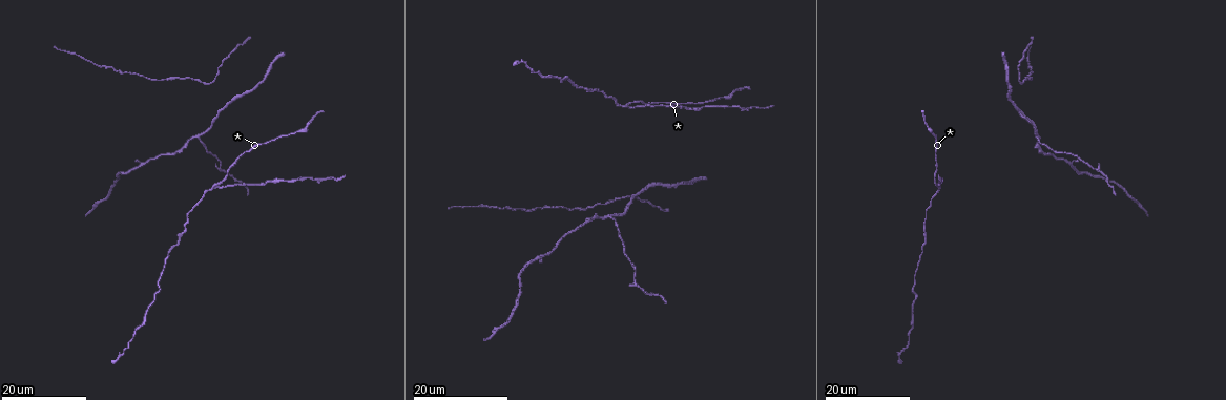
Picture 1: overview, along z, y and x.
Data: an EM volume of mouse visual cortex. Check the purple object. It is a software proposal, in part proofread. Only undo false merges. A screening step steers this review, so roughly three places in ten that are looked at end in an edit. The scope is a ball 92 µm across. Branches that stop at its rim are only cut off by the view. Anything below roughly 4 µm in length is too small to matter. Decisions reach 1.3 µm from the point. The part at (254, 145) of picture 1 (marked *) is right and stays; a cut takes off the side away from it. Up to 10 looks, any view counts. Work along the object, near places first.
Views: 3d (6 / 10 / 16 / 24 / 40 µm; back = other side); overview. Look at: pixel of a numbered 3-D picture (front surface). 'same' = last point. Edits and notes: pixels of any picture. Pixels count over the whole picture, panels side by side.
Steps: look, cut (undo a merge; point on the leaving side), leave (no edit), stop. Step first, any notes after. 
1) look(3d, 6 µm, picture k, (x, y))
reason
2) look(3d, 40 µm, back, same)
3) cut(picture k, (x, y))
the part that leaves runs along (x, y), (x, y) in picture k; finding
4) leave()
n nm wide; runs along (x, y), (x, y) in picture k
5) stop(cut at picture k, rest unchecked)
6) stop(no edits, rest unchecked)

look(3d, 16 µm, picture 1, (683, 102))
a narrow waist

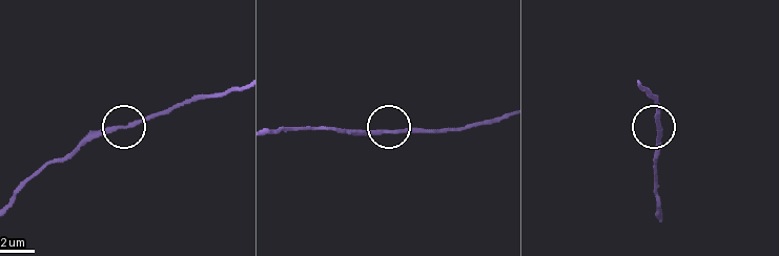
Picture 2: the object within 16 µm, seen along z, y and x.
look(3d, 6 µm, picture 2, (657, 126))

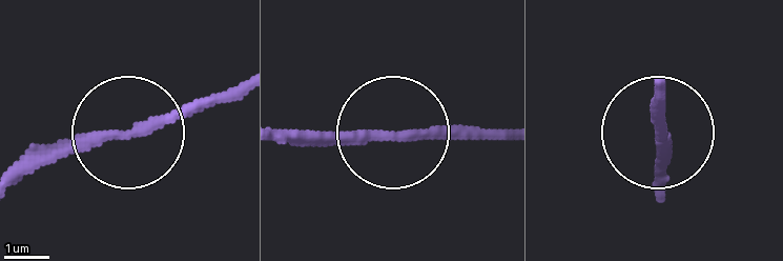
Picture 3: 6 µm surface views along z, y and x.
look(3d, 6 µm, back, picture 3, (118, 134))

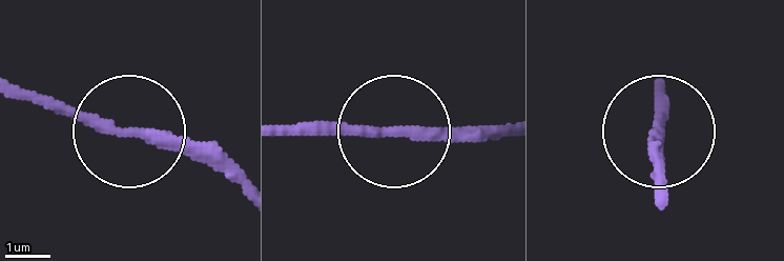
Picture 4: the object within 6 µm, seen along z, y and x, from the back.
leave()
runs along (479, 142), (280, 132) in picture 4; one neuron here

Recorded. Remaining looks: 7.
look(3d, 16 µm, picture 1, (627, 105))
a fork

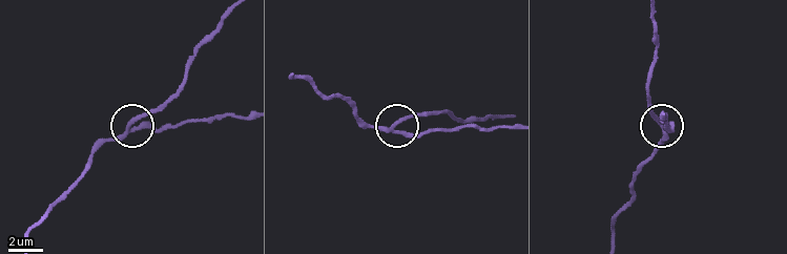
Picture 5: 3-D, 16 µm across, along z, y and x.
look(3d, 6 µm, picture 5, (128, 129))
closer look

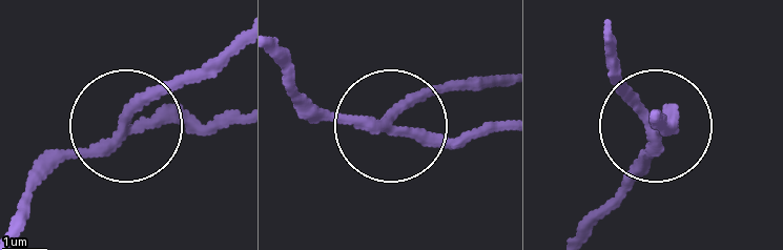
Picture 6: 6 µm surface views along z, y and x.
cut(picture 6, (187, 116))
3 arms; the part that leaves runs along (125, 130), (234, 119) in picture 6; a second neuron is stuck on

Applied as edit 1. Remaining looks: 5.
look(overview)

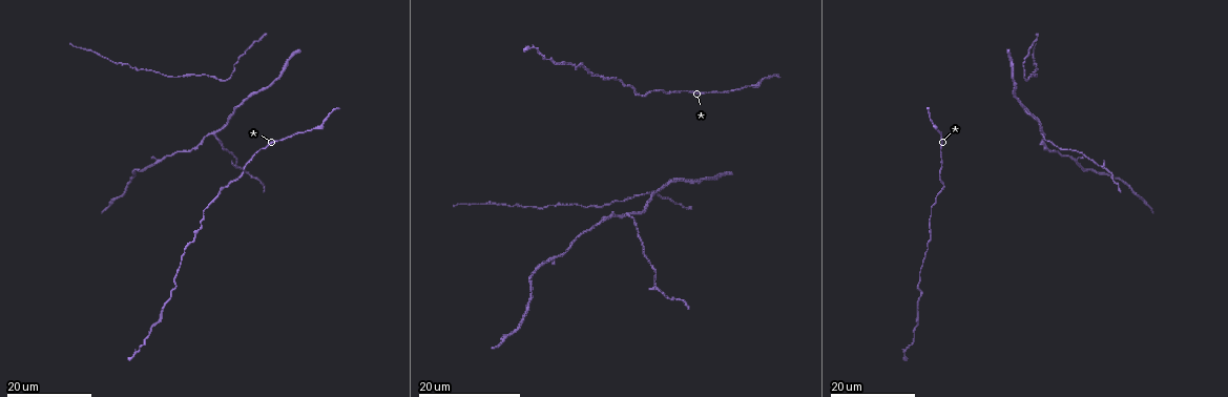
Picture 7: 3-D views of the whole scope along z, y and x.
look(3d, 16 µm, picture 7, (916, 323))
calibre changes

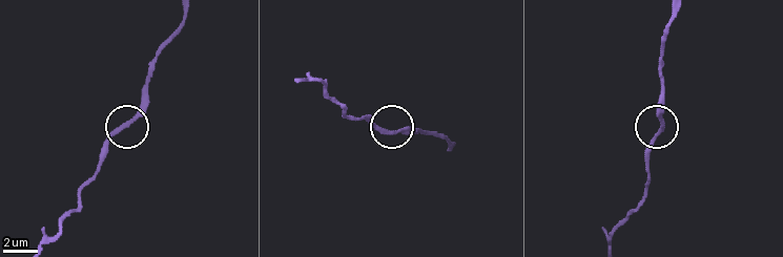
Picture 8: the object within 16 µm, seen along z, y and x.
look(3d, 6 µm, picture 8, (133, 120))

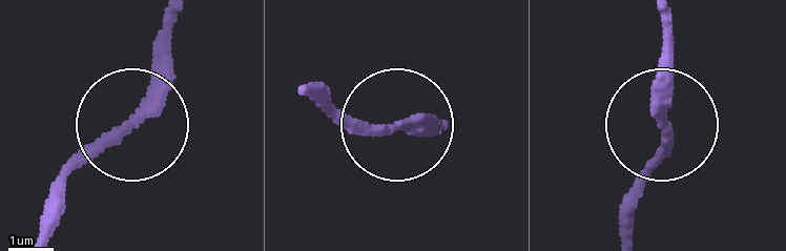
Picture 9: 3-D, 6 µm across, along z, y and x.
leave()
runs along (177, 17), (162, 97), (53, 194) in picture 9; one neuron here

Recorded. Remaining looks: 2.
look(3d, 16 µm, picture 7, (215, 136))
small branch off a trunk

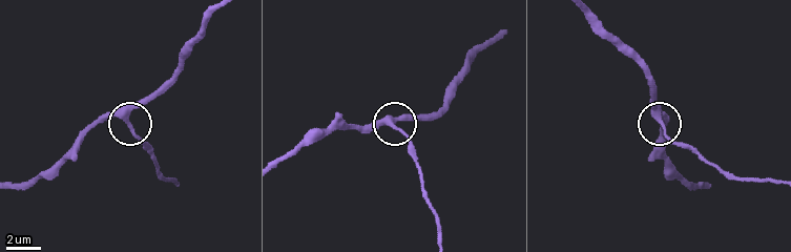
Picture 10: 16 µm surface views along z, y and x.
look(3d, 10 µm, picture 10, (123, 118))
closer look

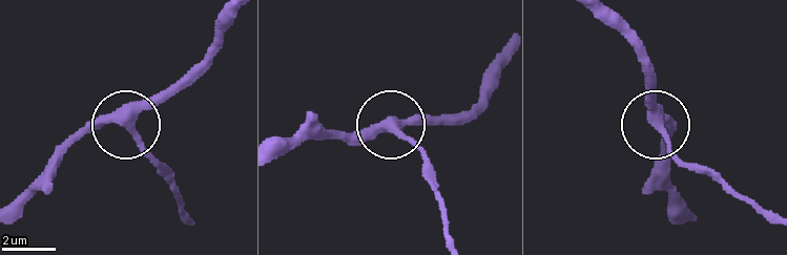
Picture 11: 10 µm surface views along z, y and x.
leave()
320 nm wide; one neuron here

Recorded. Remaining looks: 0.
stop(cut at picture 6, rest unchecked)

